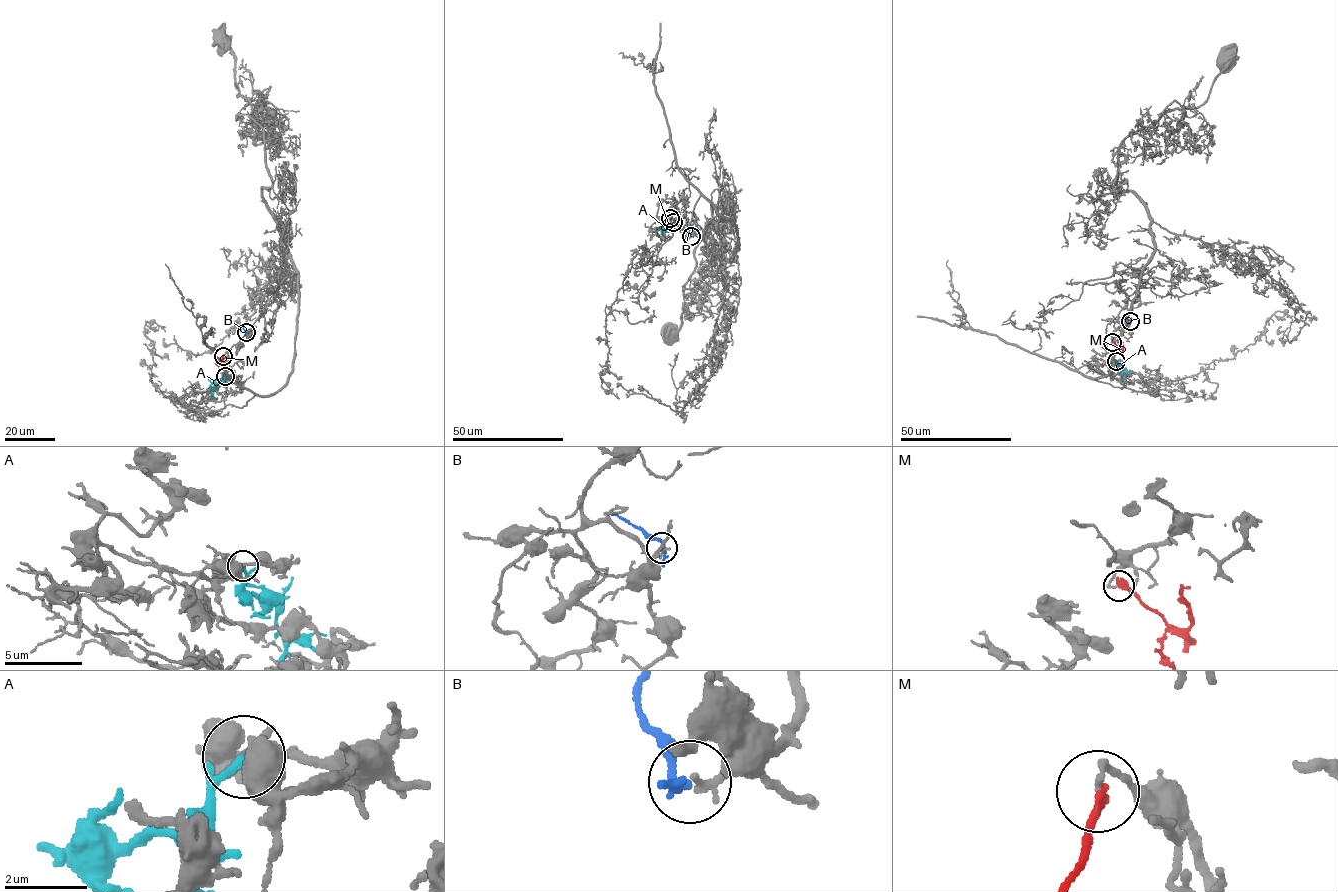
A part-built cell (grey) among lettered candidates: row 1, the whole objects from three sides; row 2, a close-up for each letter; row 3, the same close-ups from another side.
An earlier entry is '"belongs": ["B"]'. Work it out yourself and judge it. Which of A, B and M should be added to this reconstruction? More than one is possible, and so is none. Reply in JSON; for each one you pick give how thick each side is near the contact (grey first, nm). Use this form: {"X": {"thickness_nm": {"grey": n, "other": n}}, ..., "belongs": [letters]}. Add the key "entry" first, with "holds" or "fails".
{"entry": "holds", "B": {"thickness_nm": {"grey": 220, "other": 190}}, "belongs": ["B"]}

